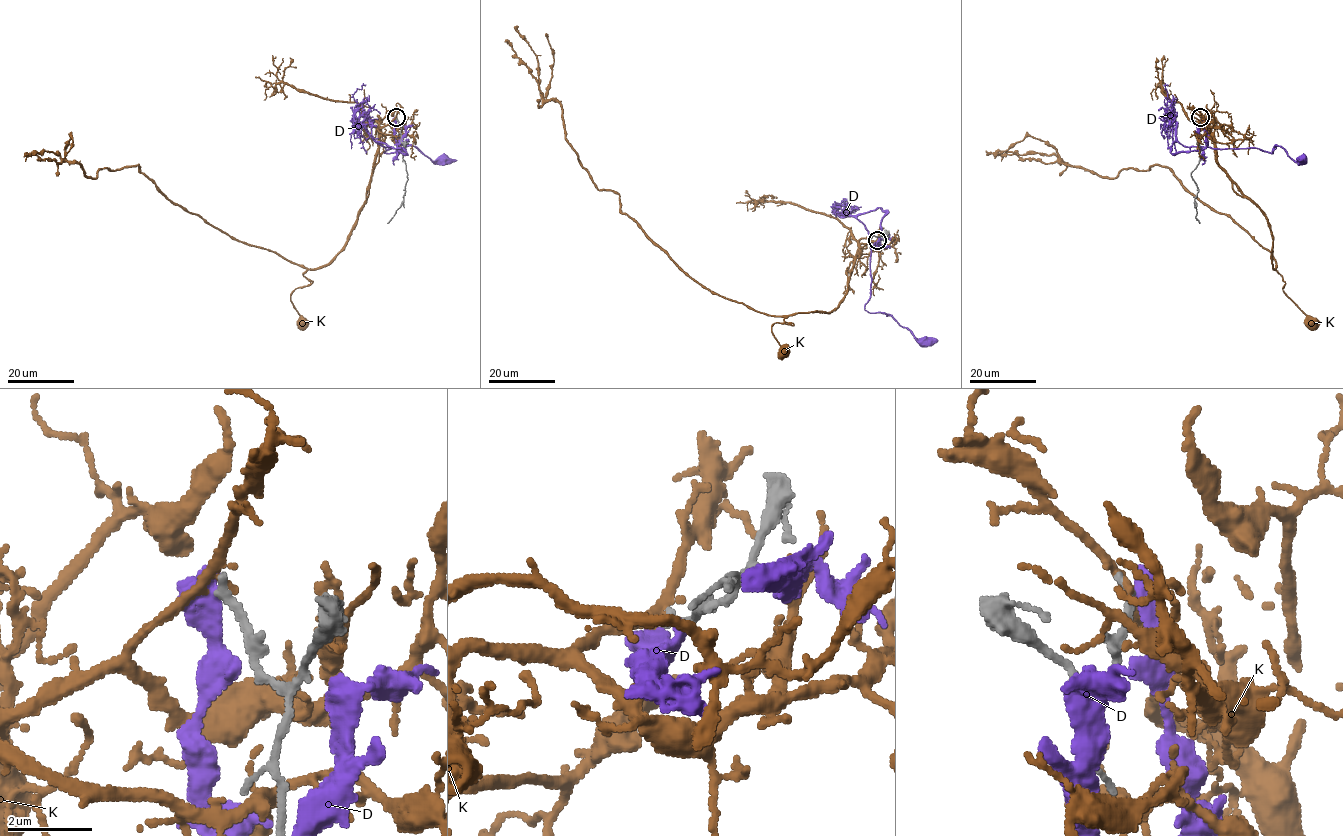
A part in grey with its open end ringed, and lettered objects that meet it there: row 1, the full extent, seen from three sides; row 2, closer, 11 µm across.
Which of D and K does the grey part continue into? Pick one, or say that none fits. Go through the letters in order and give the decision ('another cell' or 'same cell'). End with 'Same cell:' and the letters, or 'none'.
D: another cell
K: another cell
Same cell: none

